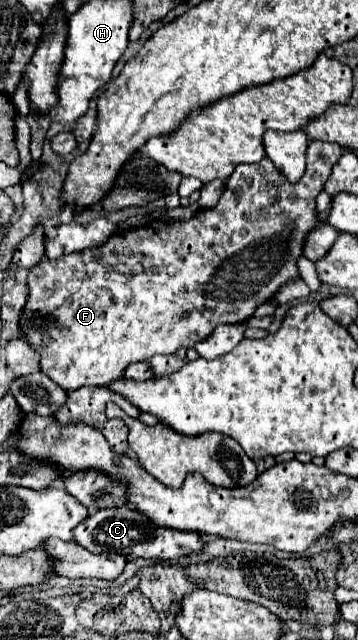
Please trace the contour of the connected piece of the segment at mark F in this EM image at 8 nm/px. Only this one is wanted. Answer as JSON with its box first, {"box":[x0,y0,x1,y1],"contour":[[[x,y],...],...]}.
{"box":[20,142,342,392],"contour":[[[310,142],[308,150],[306,150],[308,168],[306,168],[306,174],[298,182],[290,182],[280,170],[276,170],[276,166],[270,162],[270,158],[262,158],[260,162],[253,164],[240,164],[234,170],[234,174],[228,178],[228,184],[226,184],[226,190],[224,190],[220,202],[214,208],[202,208],[190,220],[184,220],[184,222],[172,222],[172,220],[150,222],[150,224],[144,224],[140,228],[116,232],[112,238],[108,238],[108,242],[104,246],[80,250],[76,254],[64,254],[64,258],[56,258],[56,262],[48,262],[48,260],[38,262],[28,274],[28,290],[30,292],[28,292],[26,306],[20,314],[20,332],[24,334],[24,340],[32,346],[32,350],[36,354],[40,354],[40,372],[46,374],[52,382],[56,382],[60,388],[64,388],[68,392],[78,390],[82,386],[108,386],[114,380],[122,378],[128,364],[144,362],[156,354],[172,356],[180,348],[194,348],[194,344],[208,338],[208,334],[212,334],[212,330],[220,324],[246,322],[250,316],[254,316],[254,310],[258,308],[258,304],[264,304],[266,300],[270,300],[278,292],[278,288],[282,284],[286,284],[288,280],[298,278],[296,260],[302,256],[304,234],[312,226],[316,226],[316,222],[318,222],[312,202],[314,202],[316,194],[320,194],[324,182],[328,180],[332,166],[338,162],[340,156],[342,156],[342,150],[336,144]]]}

